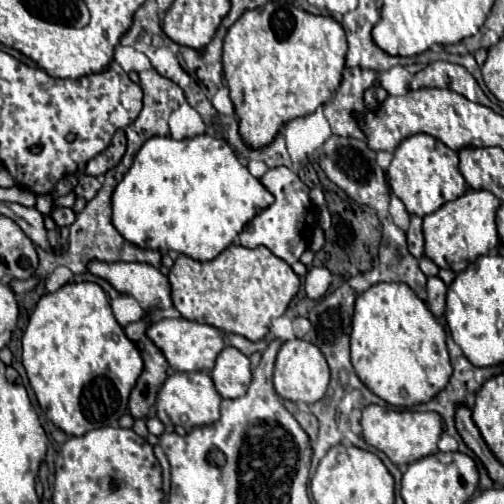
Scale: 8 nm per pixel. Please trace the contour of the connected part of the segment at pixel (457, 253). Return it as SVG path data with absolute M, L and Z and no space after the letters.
M468 188L464 196L446 202L440 210L428 214L422 224L426 240L426 256L432 258L440 268L450 268L452 272L458 274L478 256L488 254L500 242L496 230L498 206L500 200L492 192Z

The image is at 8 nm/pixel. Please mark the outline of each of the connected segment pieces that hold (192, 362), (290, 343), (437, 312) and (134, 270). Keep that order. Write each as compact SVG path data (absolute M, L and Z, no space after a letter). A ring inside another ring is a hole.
M186 318L158 320L156 324L152 324L148 328L146 334L162 350L170 368L176 370L176 372L194 372L194 370L208 370L210 372L214 368L218 354L226 346L222 330L218 330L216 326L210 326L210 324L192 322L192 320L186 320Z
M300 338L286 340L280 346L276 364L274 364L274 388L282 398L288 398L292 402L312 404L326 394L328 382L330 382L330 370L328 370L326 358L318 346L314 346L312 342L300 340Z
M430 276L428 278L428 298L426 298L426 304L428 308L432 310L432 314L436 318L442 318L444 316L444 306L446 306L446 284L438 278L438 276Z
M90 260L88 272L108 280L120 294L136 298L146 312L162 310L172 304L168 278L150 264L138 264L138 262L110 264L100 260Z

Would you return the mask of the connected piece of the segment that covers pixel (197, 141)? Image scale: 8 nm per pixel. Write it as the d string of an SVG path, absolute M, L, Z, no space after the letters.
M210 134L184 140L156 136L146 140L146 144L138 150L130 170L116 186L112 196L112 222L126 240L140 248L160 250L162 254L176 250L194 260L206 262L214 260L224 248L228 248L244 230L244 226L258 214L258 210L268 208L272 202L274 196L258 178L248 172L226 140L214 138Z

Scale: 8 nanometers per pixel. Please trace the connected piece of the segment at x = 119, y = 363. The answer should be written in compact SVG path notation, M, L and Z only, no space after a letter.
M70 282L38 300L22 336L22 364L46 418L68 436L102 426L116 428L144 366L96 282Z

